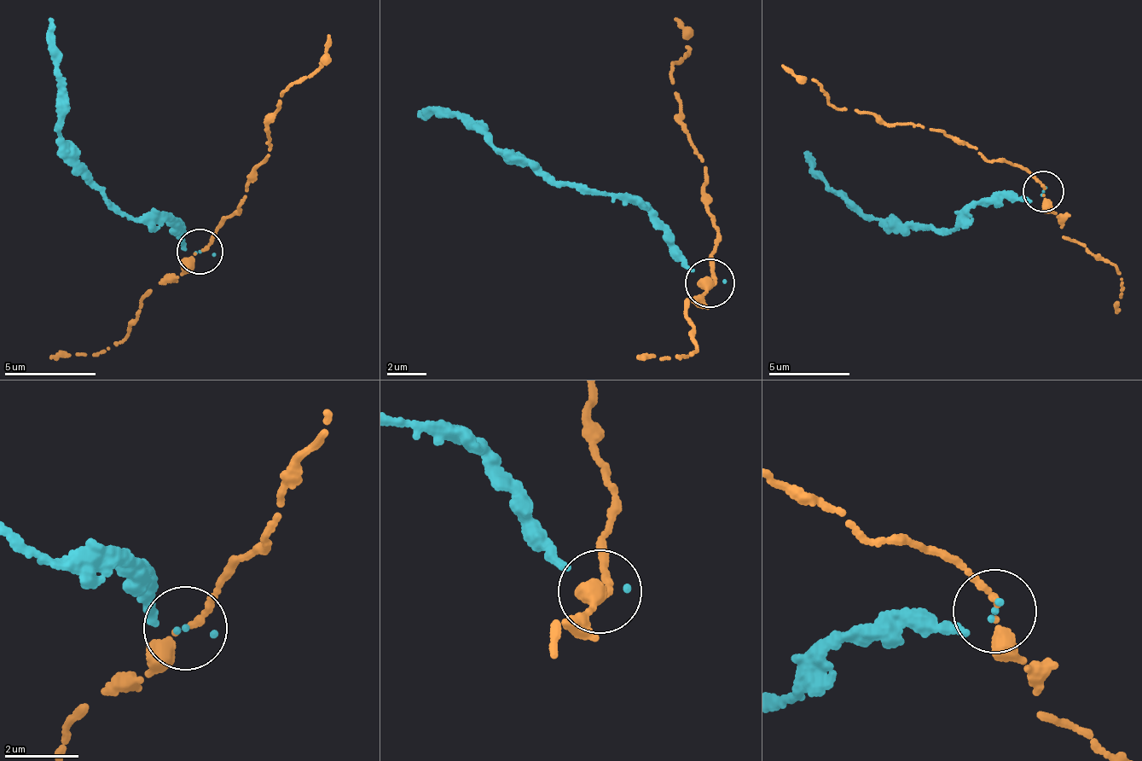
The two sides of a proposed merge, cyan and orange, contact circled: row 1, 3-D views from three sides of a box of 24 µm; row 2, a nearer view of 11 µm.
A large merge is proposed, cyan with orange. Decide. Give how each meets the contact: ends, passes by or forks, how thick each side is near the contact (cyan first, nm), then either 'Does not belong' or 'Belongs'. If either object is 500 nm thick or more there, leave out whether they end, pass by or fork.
At the ring cyan ends. At the ring orange passes by. Thickness 100 nm (cyan) against 180 nm. Does not belong

